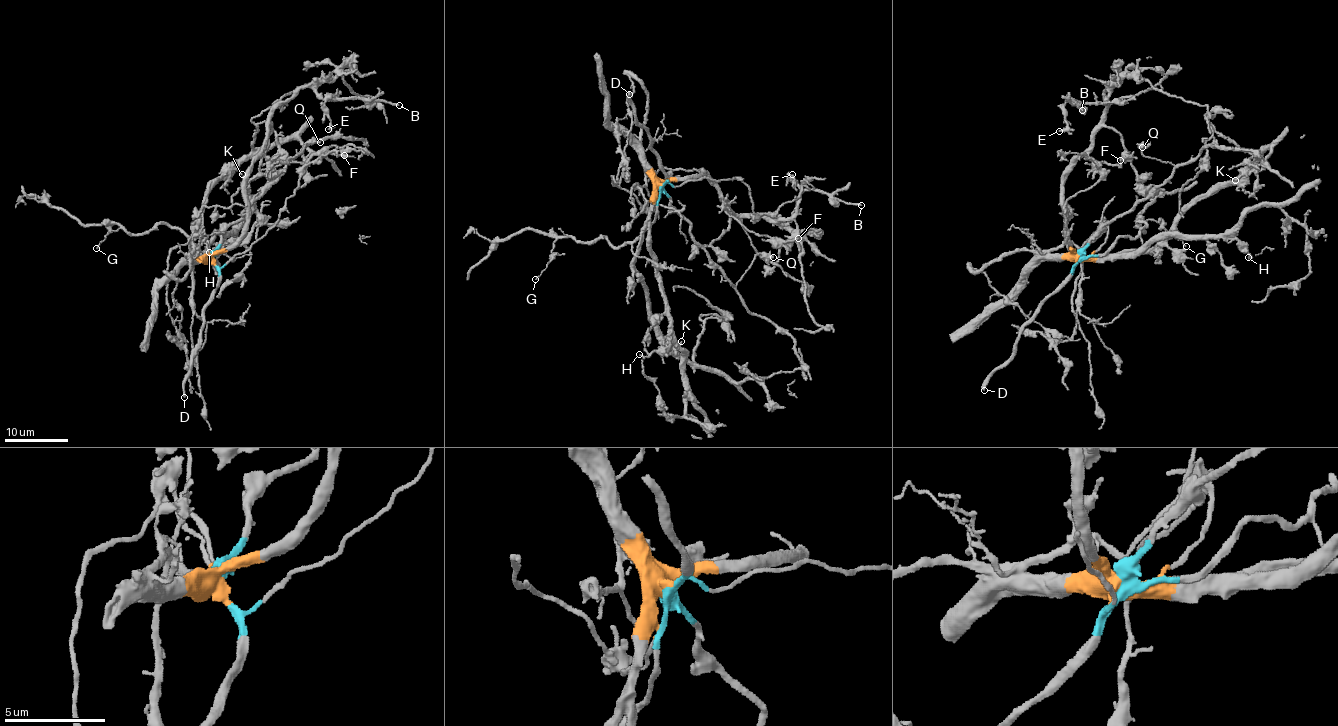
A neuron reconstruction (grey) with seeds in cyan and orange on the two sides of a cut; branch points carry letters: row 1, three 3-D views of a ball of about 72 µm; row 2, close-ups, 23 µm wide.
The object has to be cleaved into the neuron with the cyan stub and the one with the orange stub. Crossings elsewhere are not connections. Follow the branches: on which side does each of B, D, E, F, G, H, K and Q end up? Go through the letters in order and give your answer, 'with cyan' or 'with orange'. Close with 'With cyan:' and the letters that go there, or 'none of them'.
B: with orange
D: with cyan
E: with orange
F: with orange
G: with cyan
H: with orange
K: with orange
Q: with cyan
With cyan: D, G, Q

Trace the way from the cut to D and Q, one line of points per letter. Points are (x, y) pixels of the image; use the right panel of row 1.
D: (1079, 257), (1072, 274), (1021, 332), (1015, 351), (989, 378), (984, 390)
Q: (1079, 257), (1079, 251), (1096, 234), (1149, 197), (1174, 168), (1170, 163), (1141, 153), (1143, 147)

